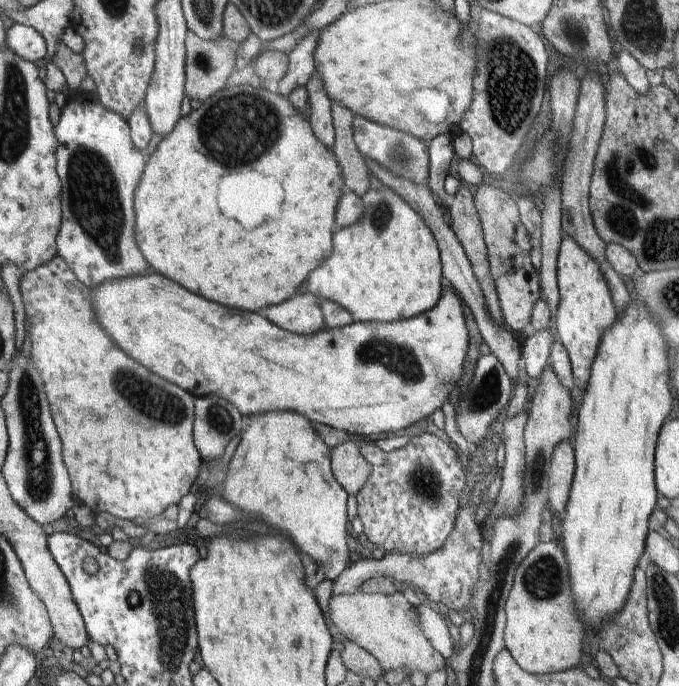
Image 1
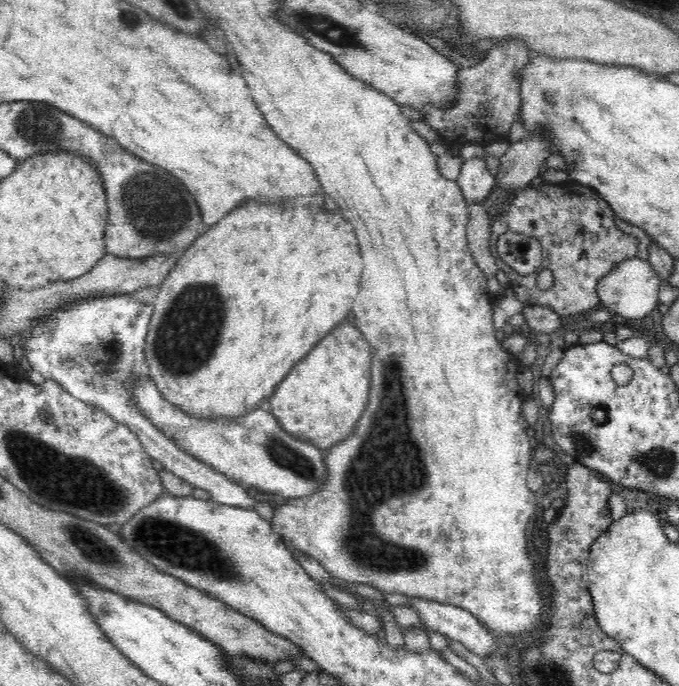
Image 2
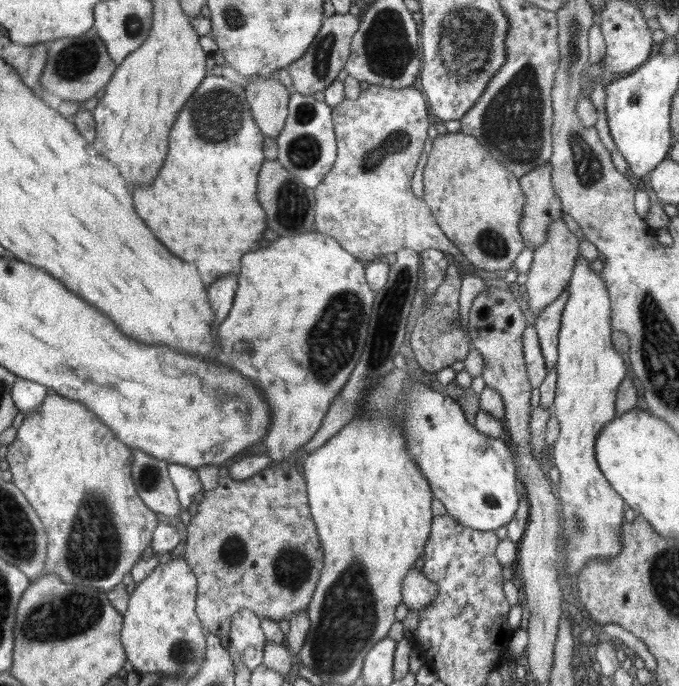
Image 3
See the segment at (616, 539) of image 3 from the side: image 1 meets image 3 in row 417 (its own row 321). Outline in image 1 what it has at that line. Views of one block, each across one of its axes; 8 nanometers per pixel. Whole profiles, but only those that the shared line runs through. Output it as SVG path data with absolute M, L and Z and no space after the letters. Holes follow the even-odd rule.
M565 235L562 238L556 260L559 288L559 303L556 310L557 337L569 354L574 378L580 380L579 386L586 388L600 338L606 330L612 328L618 310L598 262L586 250L582 250L570 236Z

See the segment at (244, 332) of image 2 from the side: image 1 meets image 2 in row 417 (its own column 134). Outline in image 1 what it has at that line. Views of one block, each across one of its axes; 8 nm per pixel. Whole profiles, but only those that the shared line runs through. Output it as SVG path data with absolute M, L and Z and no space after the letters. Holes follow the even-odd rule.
M225 86L201 102L197 110L191 110L187 116L180 117L174 130L161 140L158 148L147 159L144 174L134 194L136 246L144 256L144 261L155 273L171 279L186 290L192 290L194 294L200 294L227 308L240 308L258 313L265 306L275 306L294 298L296 290L312 270L319 268L330 258L336 209L343 190L346 189L342 170L333 152L316 138L308 119L304 118L282 94L259 87ZM236 148L238 160L250 160L250 170L268 174L268 178L274 178L280 186L286 184L286 192L282 192L282 198L286 198L286 214L290 214L290 218L286 220L286 238L284 220L262 224L254 228L250 234L238 222L222 216L216 208L218 182L224 174L230 174L234 170Z

